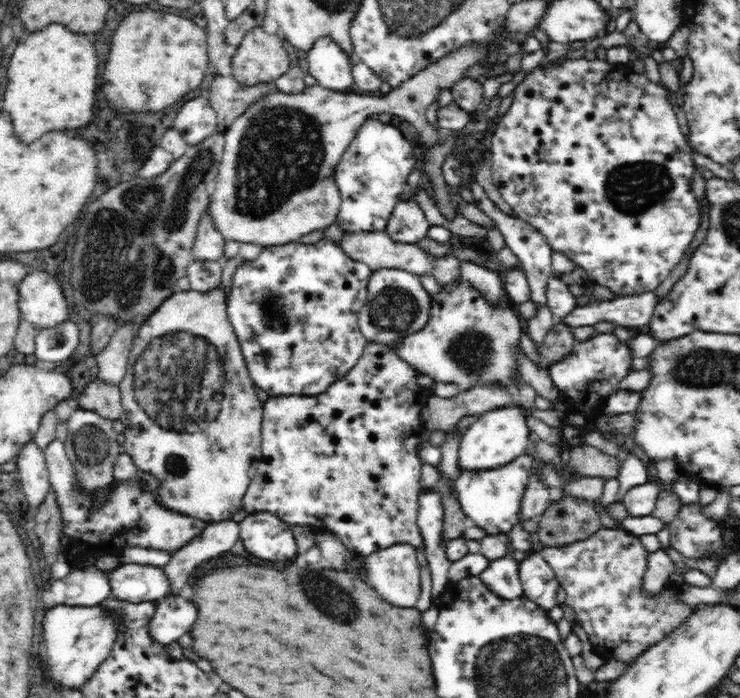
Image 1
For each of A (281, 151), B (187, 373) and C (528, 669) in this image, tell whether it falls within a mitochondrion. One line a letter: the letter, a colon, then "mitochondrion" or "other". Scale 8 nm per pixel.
A: mitochondrion
B: mitochondrion
C: mitochondrion

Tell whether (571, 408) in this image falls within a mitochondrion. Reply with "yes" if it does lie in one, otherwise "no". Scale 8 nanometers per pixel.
no

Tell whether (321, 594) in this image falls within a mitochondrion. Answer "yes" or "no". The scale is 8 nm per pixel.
yes

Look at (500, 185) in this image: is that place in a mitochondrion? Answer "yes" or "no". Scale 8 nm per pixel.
no

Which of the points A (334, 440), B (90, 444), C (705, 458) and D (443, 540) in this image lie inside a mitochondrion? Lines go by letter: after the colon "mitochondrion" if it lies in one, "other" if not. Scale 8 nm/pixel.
A: other
B: mitochondrion
C: other
D: other

